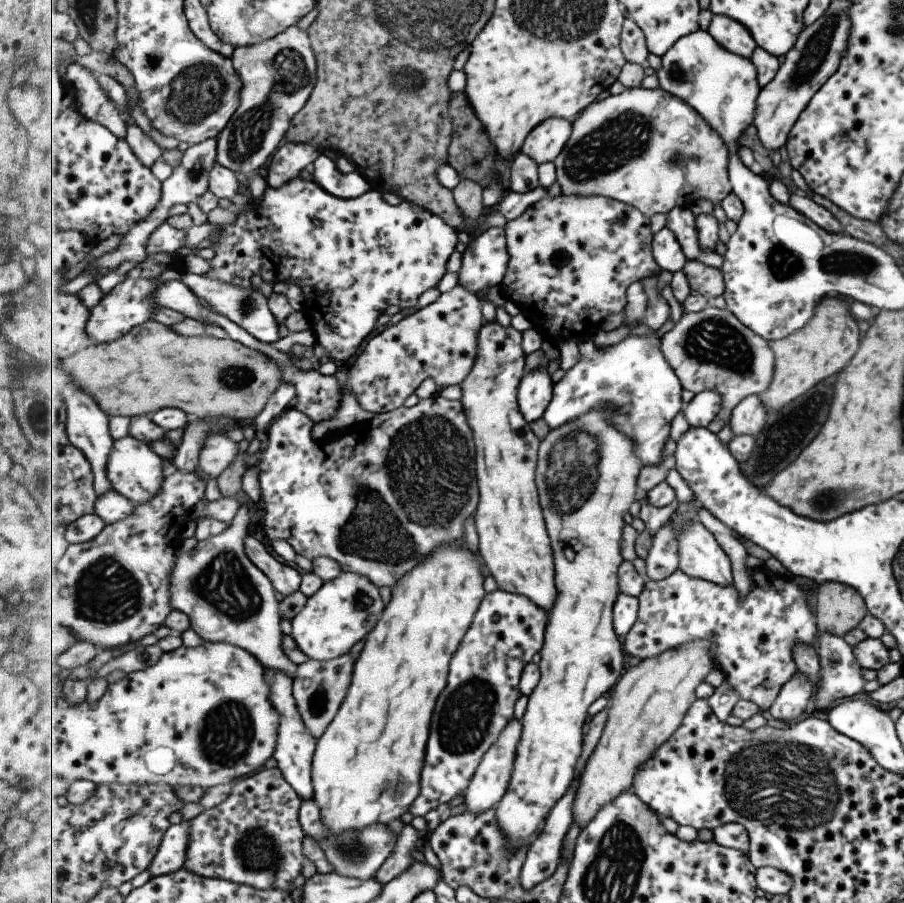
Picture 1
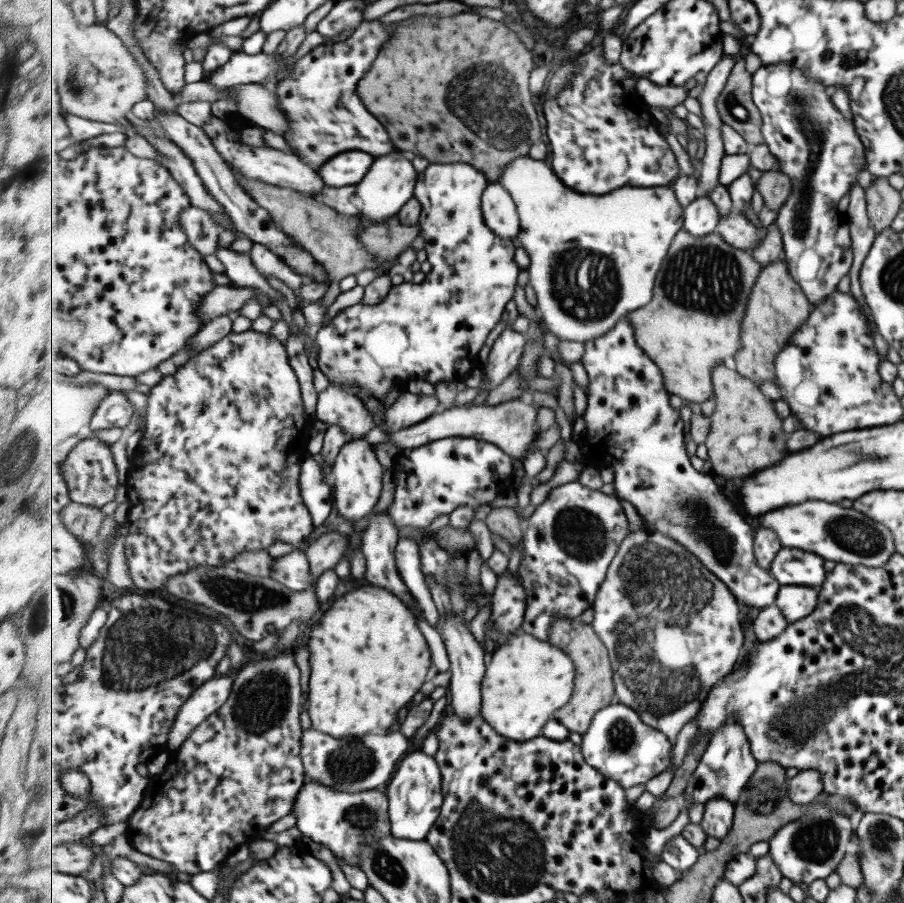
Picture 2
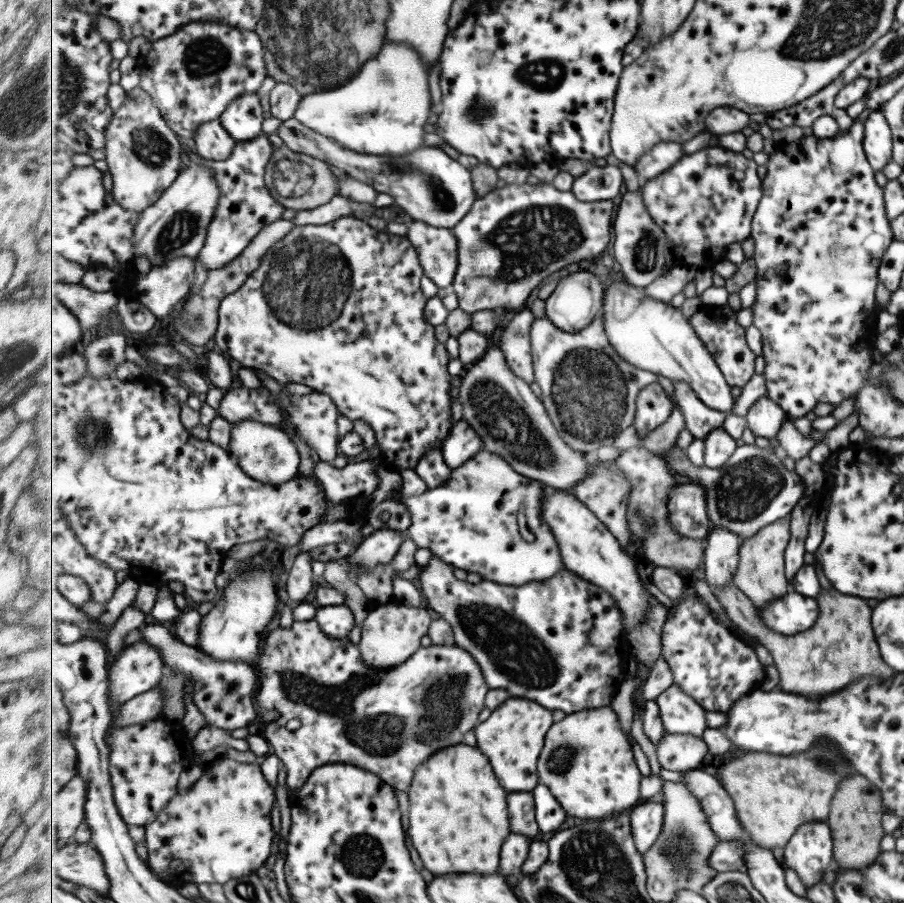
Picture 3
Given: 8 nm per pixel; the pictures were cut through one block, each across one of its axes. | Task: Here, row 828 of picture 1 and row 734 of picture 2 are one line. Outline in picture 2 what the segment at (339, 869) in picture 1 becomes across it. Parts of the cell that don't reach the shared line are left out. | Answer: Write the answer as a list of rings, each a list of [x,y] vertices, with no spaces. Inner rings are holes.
[[[314,730],[304,731],[302,761],[306,776],[310,780],[331,787],[341,793],[371,791],[386,784],[405,755],[412,750],[410,739],[401,732],[379,732],[364,734],[360,740],[355,736],[345,736],[342,740]]]

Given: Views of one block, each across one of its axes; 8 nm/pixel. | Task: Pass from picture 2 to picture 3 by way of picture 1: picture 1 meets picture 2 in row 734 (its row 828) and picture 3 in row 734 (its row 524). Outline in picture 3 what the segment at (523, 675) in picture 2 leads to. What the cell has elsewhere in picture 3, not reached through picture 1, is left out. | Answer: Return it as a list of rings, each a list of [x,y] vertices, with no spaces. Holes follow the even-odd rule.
[[[611,706],[581,710],[557,722],[553,730],[549,730],[549,738],[545,744],[545,754],[541,754],[539,770],[541,770],[541,782],[553,790],[555,798],[563,804],[563,808],[571,816],[608,819],[629,813],[643,802],[640,787],[644,776],[637,768],[633,746],[623,731],[621,720]]]

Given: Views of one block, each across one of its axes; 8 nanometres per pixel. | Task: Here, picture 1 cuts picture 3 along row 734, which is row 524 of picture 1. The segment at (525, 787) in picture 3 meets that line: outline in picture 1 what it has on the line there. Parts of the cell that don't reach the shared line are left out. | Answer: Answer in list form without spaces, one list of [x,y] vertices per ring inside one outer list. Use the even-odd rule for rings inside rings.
[[[485,322],[484,327],[481,328],[481,334],[479,339],[479,356],[477,356],[477,364],[473,368],[473,372],[467,376],[467,380],[463,384],[460,384],[463,388],[463,398],[461,402],[465,404],[465,412],[469,416],[469,424],[473,428],[473,434],[475,434],[475,442],[477,442],[477,478],[479,478],[479,488],[481,488],[481,500],[479,500],[479,510],[477,510],[477,528],[479,528],[479,534],[481,534],[481,556],[486,566],[491,568],[491,574],[495,576],[499,583],[499,589],[509,591],[512,593],[521,593],[528,596],[531,600],[534,600],[538,605],[545,606],[545,608],[553,608],[555,604],[555,598],[557,598],[557,592],[555,592],[555,558],[553,558],[553,548],[551,548],[551,538],[549,538],[549,532],[547,532],[547,522],[545,522],[545,516],[543,516],[543,510],[541,510],[542,504],[539,504],[539,490],[537,490],[537,484],[535,484],[535,472],[537,472],[537,450],[539,450],[540,442],[537,438],[537,434],[533,432],[532,426],[528,424],[528,420],[523,416],[519,404],[519,392],[521,381],[525,376],[525,352],[521,348],[521,333],[513,329],[510,325],[505,328],[501,326],[499,322]]]

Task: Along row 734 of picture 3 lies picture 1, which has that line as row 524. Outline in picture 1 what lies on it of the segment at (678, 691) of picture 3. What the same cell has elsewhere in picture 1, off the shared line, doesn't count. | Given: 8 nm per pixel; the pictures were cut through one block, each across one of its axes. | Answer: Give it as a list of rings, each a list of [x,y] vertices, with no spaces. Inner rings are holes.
[[[696,521],[691,527],[686,527],[678,539],[681,557],[679,570],[719,586],[728,587],[734,584],[730,556],[703,523]]]

